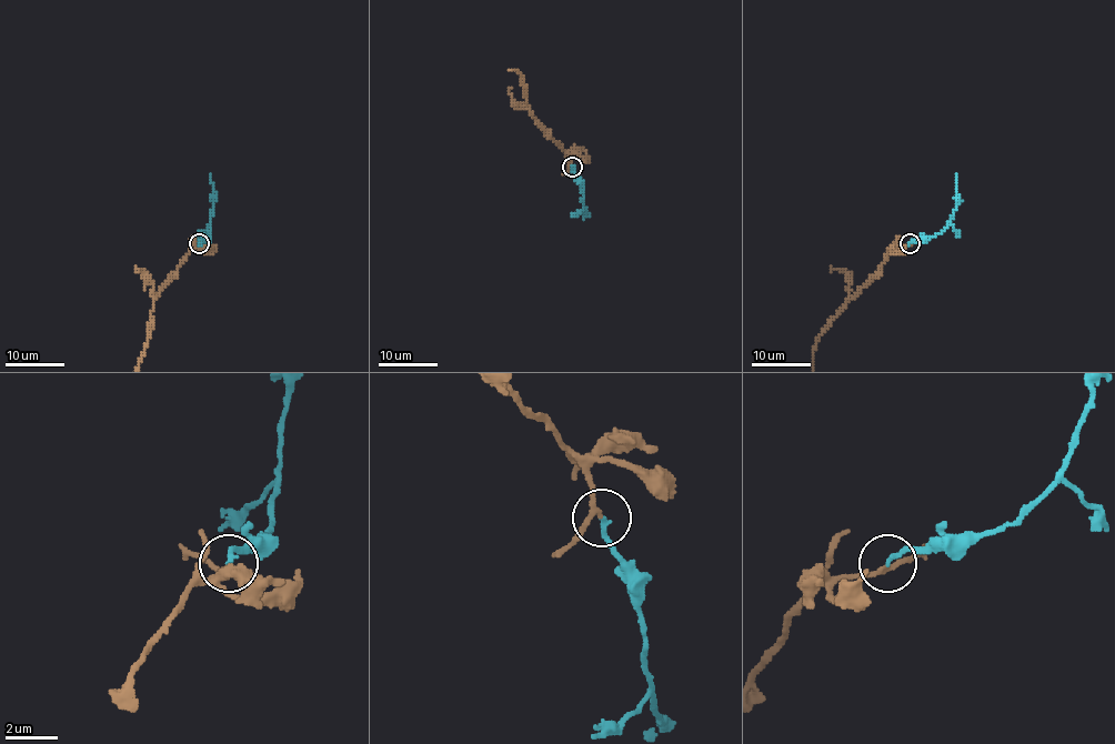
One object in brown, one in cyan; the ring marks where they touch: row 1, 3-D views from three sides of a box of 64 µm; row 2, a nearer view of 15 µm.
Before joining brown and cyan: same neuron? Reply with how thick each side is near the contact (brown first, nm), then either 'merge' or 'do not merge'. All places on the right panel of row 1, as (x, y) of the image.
150 nm thick on the brown side, 190 nm on the other; merge

